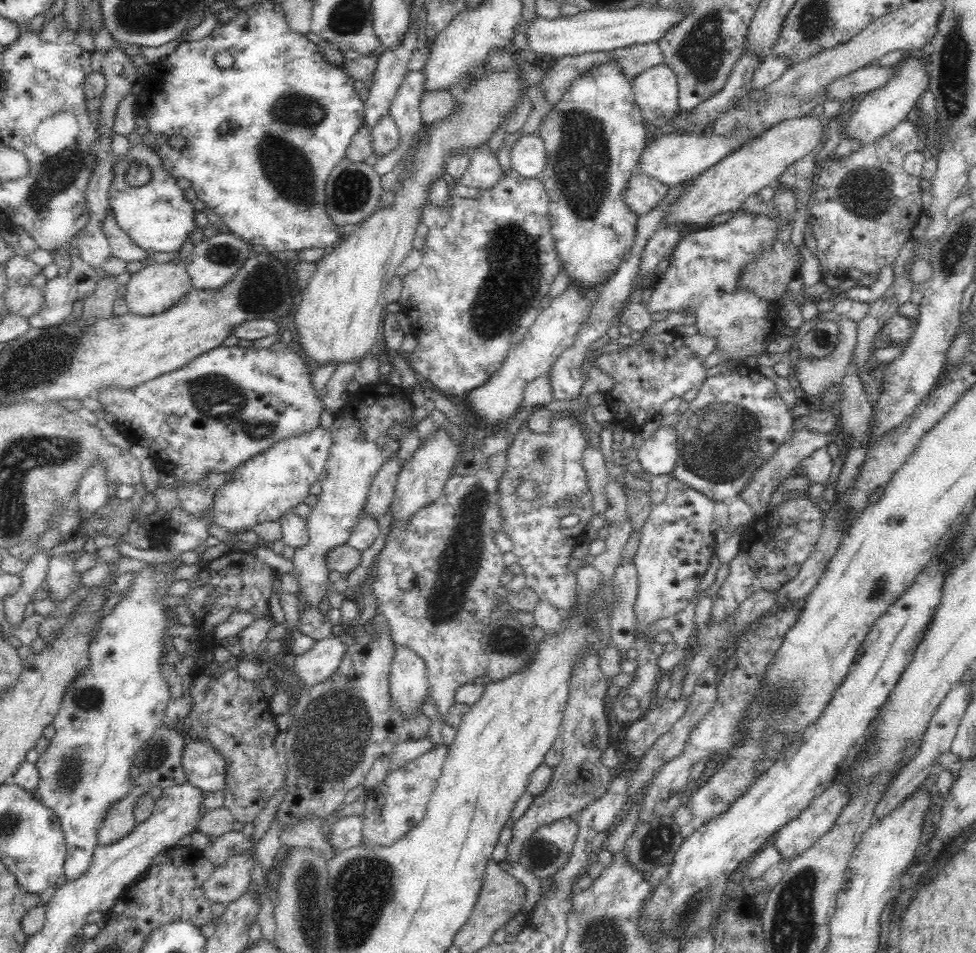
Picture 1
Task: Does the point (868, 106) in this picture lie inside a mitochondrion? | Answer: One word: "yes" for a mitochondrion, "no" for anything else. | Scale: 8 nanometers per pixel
no

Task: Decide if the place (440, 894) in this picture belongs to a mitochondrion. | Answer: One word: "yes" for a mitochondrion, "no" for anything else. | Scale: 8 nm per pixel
no

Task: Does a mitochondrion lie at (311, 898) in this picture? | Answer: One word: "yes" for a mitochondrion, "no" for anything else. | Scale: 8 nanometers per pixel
yes

